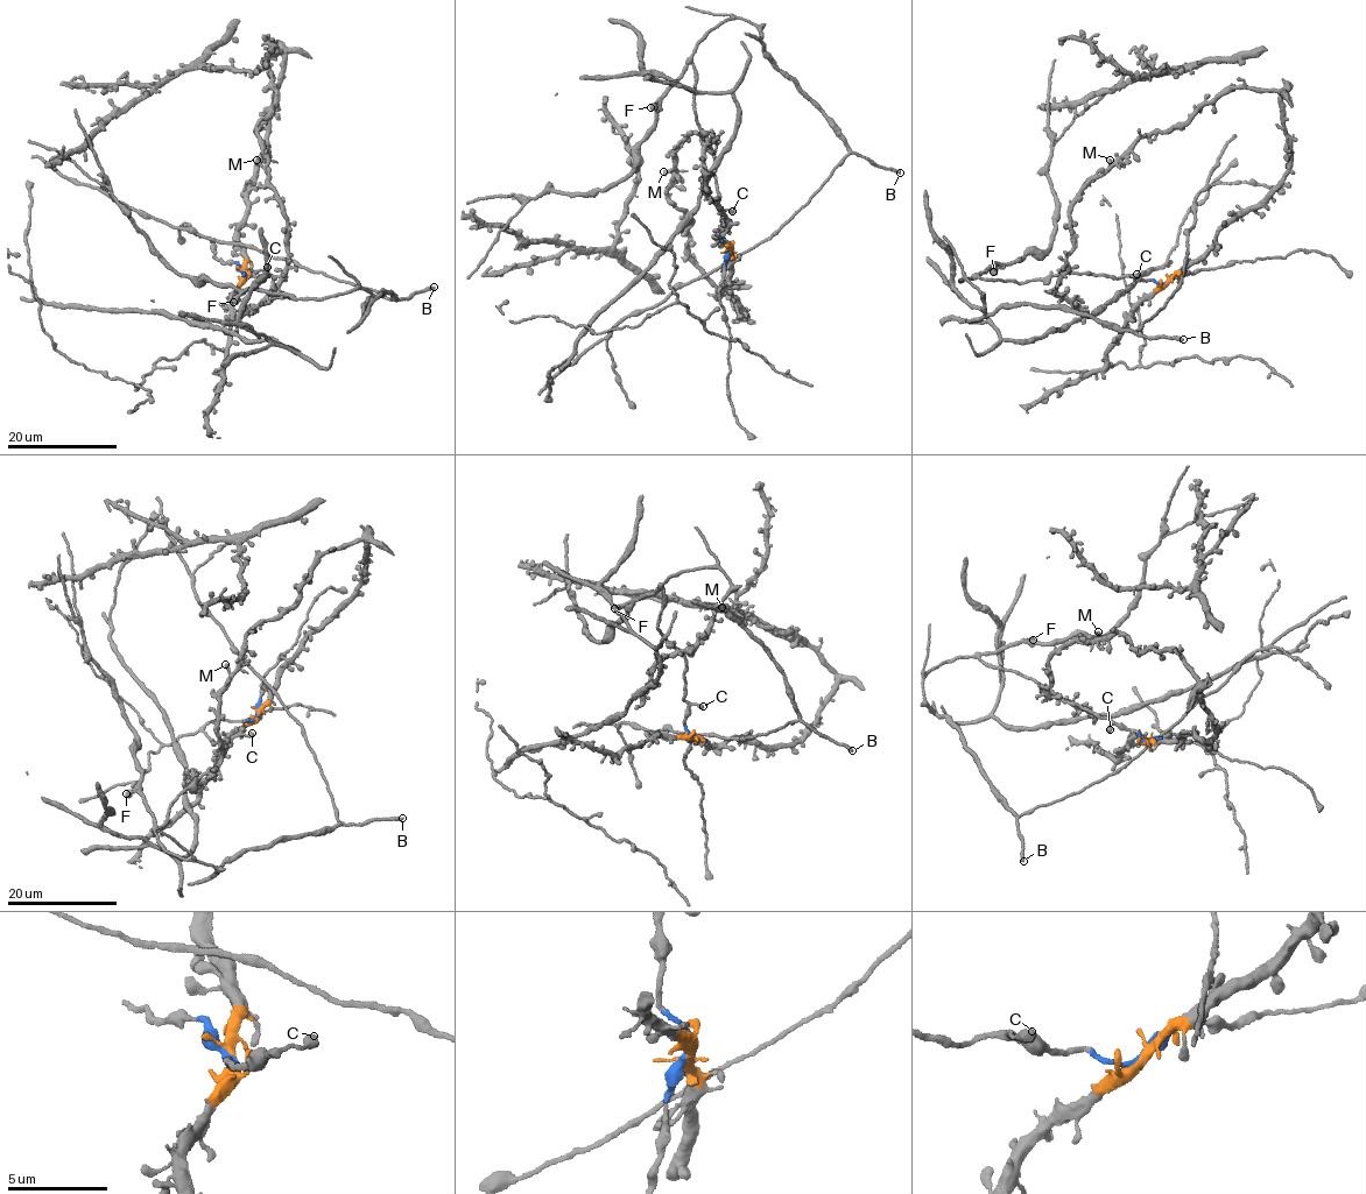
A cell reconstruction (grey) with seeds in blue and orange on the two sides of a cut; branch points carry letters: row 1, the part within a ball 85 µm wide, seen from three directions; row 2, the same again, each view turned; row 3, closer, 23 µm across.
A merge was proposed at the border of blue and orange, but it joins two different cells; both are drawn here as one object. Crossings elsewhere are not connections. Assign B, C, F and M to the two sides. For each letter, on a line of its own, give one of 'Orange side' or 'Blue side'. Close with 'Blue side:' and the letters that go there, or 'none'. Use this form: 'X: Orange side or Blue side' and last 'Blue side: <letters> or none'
B: Blue side
C: Blue side
F: Blue side
M: Orange side
Blue side: B, C, F

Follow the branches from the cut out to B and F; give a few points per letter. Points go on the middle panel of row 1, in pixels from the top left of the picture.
B: (729, 251), (691, 63), (694, 49), (727, 20), (741, 18), (762, 33), (765, 54), (852, 150), (900, 172)
F: (729, 251), (731, 245), (723, 233), (717, 205), (712, 148), (695, 112), (694, 64), (688, 64), (652, 107)

